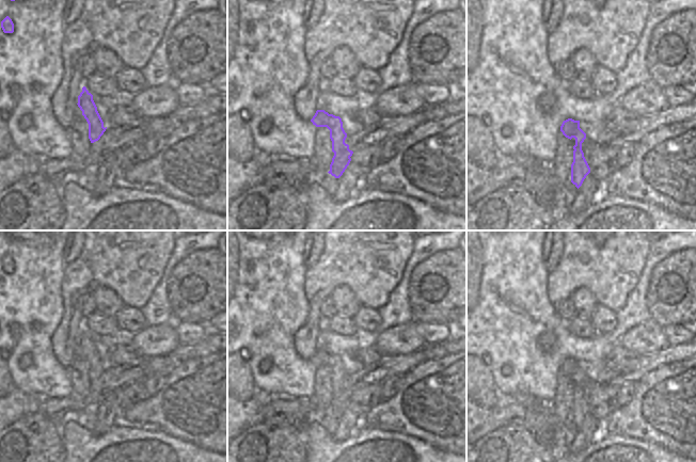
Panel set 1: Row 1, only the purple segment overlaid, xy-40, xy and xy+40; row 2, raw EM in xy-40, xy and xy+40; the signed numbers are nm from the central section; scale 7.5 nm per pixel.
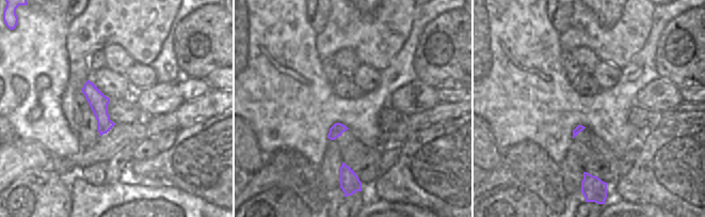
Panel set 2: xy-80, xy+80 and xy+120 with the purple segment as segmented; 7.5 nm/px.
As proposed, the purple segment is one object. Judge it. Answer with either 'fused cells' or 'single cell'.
single cell

